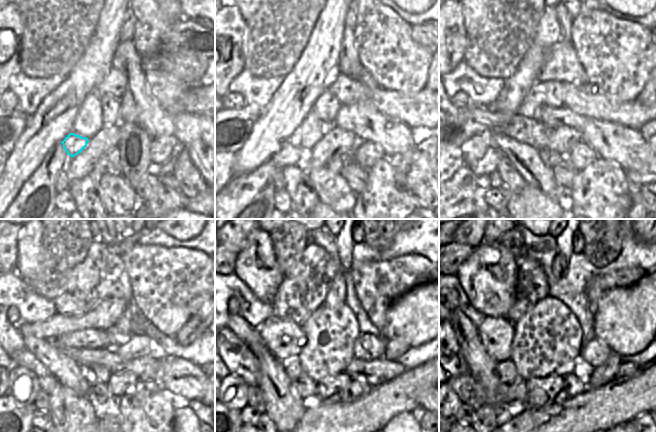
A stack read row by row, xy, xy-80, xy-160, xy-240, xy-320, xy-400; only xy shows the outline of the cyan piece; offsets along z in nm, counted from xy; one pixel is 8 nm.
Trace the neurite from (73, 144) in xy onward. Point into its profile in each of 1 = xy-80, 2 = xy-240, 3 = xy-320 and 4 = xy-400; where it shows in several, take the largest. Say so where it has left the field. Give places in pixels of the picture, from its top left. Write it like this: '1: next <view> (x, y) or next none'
1: next xy-80 (290, 153)
2: next xy-240 (23, 385)
3: next xy-320 (235, 389)
4: next xy-400 (459, 403)

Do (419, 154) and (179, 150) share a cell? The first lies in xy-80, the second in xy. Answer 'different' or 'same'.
same

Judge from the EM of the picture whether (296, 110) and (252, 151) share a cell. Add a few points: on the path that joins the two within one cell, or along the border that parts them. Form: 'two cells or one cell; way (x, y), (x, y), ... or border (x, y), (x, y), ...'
one cell; way (285, 118), (263, 140)

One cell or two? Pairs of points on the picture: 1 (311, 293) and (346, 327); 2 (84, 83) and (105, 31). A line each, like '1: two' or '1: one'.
1: two
2: one

